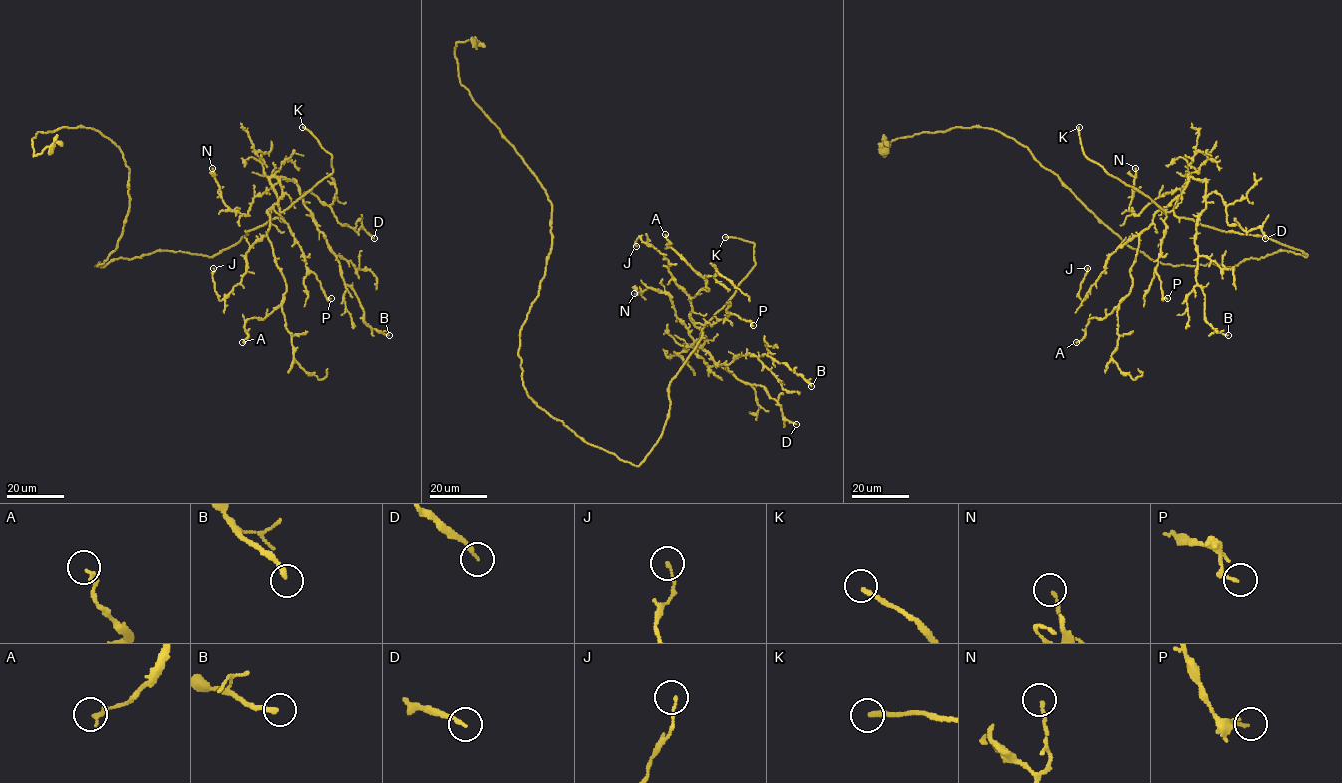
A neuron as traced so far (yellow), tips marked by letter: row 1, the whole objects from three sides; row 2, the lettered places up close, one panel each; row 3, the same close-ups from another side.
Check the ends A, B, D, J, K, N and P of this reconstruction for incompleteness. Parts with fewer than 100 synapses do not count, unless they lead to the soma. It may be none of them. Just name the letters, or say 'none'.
K

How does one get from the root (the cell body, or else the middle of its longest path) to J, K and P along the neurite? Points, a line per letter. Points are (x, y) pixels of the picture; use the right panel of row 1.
J: (1262, 257), (1283, 250), (1308, 255), (1267, 237), (1177, 217), (1173, 199), (1109, 257), (1081, 300), (1087, 268)
K: (1262, 257), (1283, 250), (1308, 255), (1267, 237), (1222, 231), (1165, 211), (1089, 160), (1079, 127)
P: (1262, 257), (1283, 250), (1308, 255), (1267, 237), (1177, 217), (1173, 199), (1165, 209), (1156, 269), (1167, 298)

